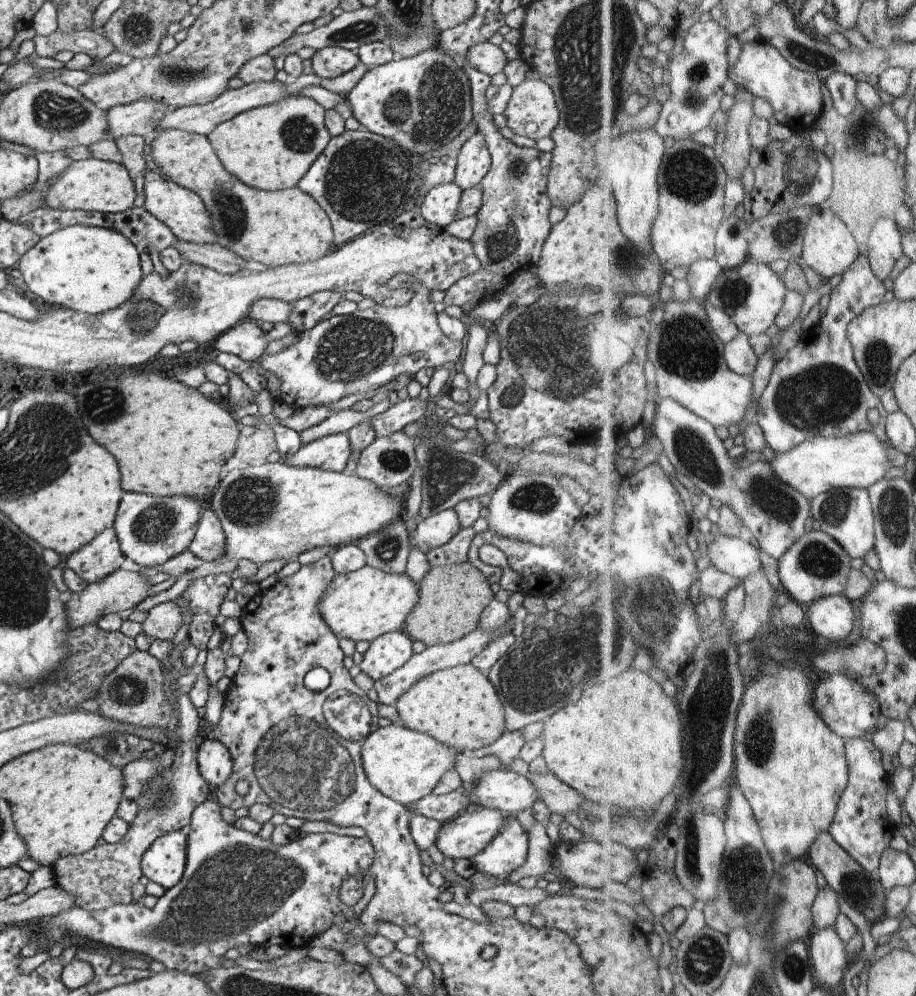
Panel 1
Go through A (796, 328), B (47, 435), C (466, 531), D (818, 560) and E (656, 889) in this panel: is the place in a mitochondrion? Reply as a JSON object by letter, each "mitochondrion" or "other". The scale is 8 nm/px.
{"A":"other","B":"mitochondrion","C":"other","D":"mitochondrion","E":"other"}

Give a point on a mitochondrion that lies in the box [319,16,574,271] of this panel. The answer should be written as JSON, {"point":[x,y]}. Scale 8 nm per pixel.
{"point":[360,179]}

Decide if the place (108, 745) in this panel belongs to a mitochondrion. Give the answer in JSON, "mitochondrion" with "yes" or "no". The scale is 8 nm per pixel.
{"mitochondrion":"yes"}

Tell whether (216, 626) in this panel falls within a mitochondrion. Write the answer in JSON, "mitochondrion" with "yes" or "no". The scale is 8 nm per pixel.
{"mitochondrion":"no"}

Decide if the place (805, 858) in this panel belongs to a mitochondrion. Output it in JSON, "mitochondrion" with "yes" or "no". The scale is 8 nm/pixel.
{"mitochondrion":"no"}

